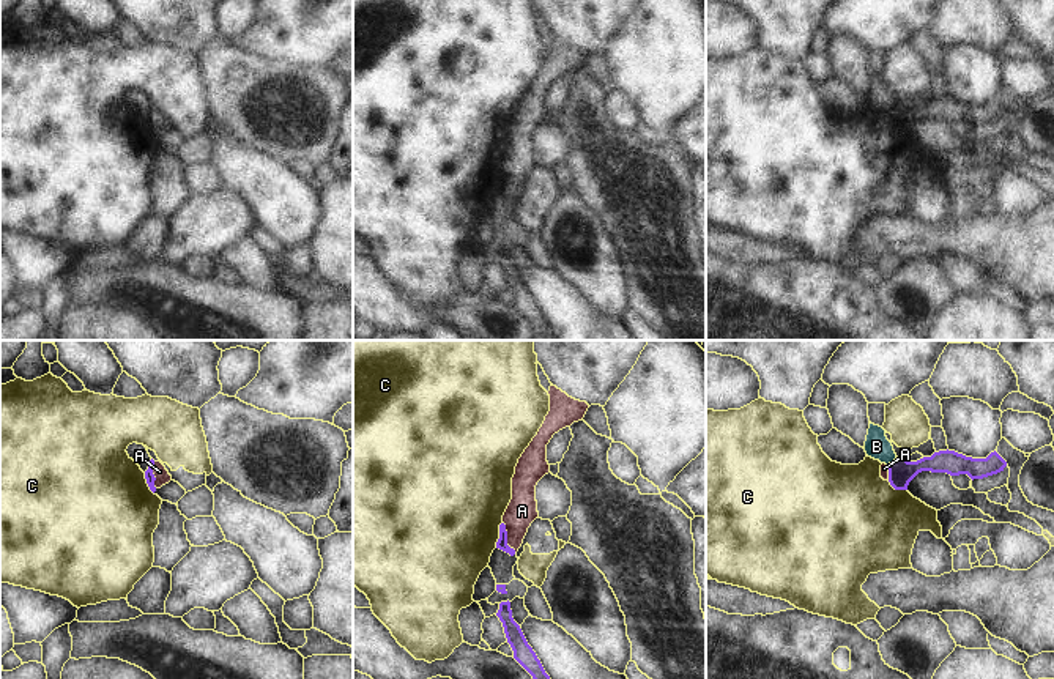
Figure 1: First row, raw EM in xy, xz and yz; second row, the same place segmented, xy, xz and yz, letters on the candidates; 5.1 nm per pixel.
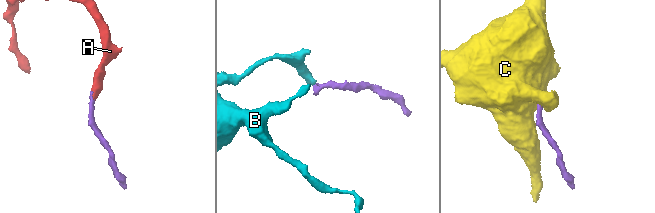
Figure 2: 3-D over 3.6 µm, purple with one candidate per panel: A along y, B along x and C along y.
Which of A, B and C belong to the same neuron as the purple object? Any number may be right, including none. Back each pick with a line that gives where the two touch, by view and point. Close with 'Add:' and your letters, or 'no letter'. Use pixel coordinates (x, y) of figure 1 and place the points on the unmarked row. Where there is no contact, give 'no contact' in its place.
A: contact xz (506, 185)
Add: A

